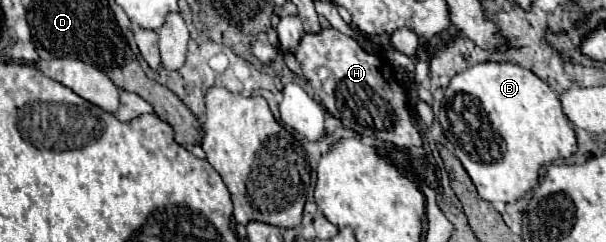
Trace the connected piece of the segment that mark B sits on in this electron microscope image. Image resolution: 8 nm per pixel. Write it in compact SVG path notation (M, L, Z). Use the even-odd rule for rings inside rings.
M482 62L470 66L462 74L456 74L444 92L438 120L444 128L446 140L454 146L454 154L472 178L478 194L488 202L516 202L536 184L538 172L544 164L576 152L574 128L562 112L558 94L550 90L550 86L546 86L546 82L542 82L532 70L512 62Z

